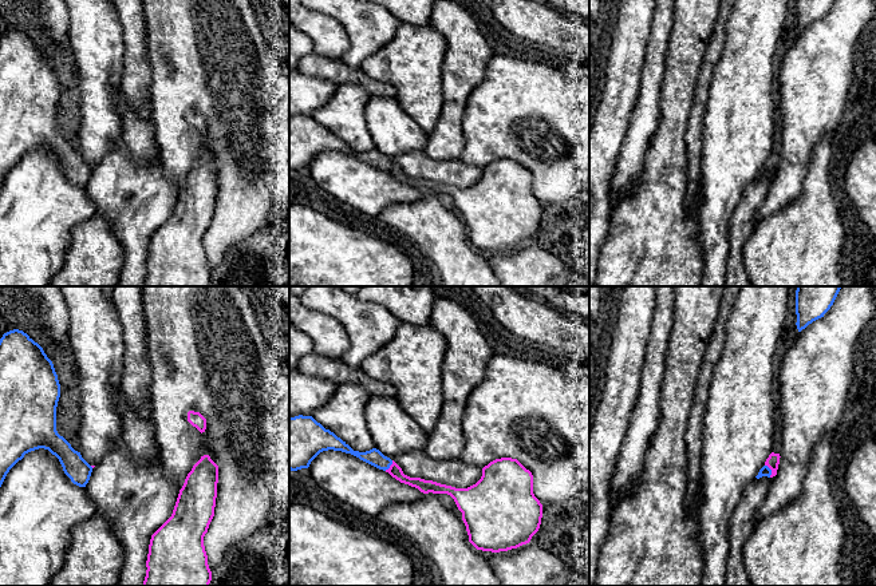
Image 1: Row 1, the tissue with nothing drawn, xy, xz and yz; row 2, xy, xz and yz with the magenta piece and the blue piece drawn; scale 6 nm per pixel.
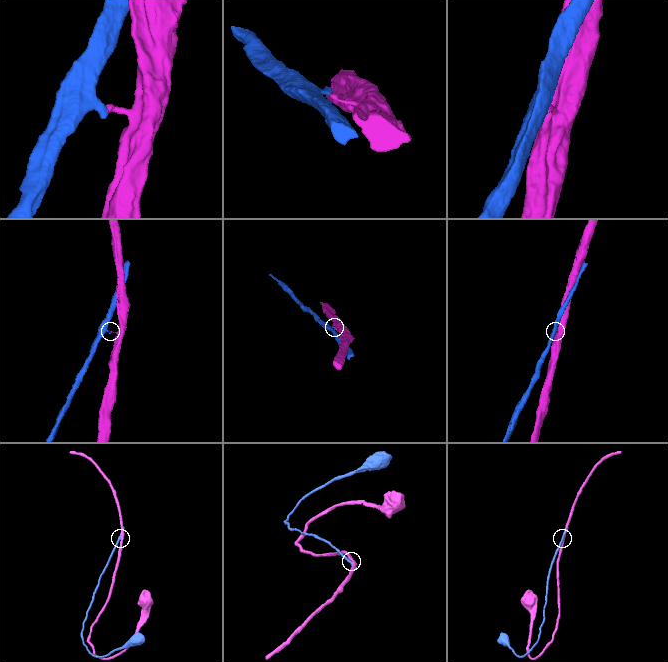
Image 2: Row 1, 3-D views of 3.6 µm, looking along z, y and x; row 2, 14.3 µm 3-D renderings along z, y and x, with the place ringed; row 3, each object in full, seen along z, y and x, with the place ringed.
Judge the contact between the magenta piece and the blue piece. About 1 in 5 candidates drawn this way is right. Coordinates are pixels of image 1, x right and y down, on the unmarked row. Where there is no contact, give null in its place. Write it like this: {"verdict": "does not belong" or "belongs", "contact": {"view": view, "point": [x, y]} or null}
{"verdict": "does not belong", "contact": {"view": "yz", "point": [772, 171]}}

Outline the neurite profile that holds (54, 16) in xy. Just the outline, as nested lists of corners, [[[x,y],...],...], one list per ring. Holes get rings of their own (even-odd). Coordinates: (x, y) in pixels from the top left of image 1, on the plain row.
[[[27,0],[48,41],[63,54],[70,48],[70,11],[66,0]]]

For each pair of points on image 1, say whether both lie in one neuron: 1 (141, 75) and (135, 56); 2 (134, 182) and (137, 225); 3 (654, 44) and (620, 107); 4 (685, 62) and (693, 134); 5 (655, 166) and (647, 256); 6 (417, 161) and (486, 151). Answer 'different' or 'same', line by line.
1: same
2: same
3: different
4: different
5: same
6: different

